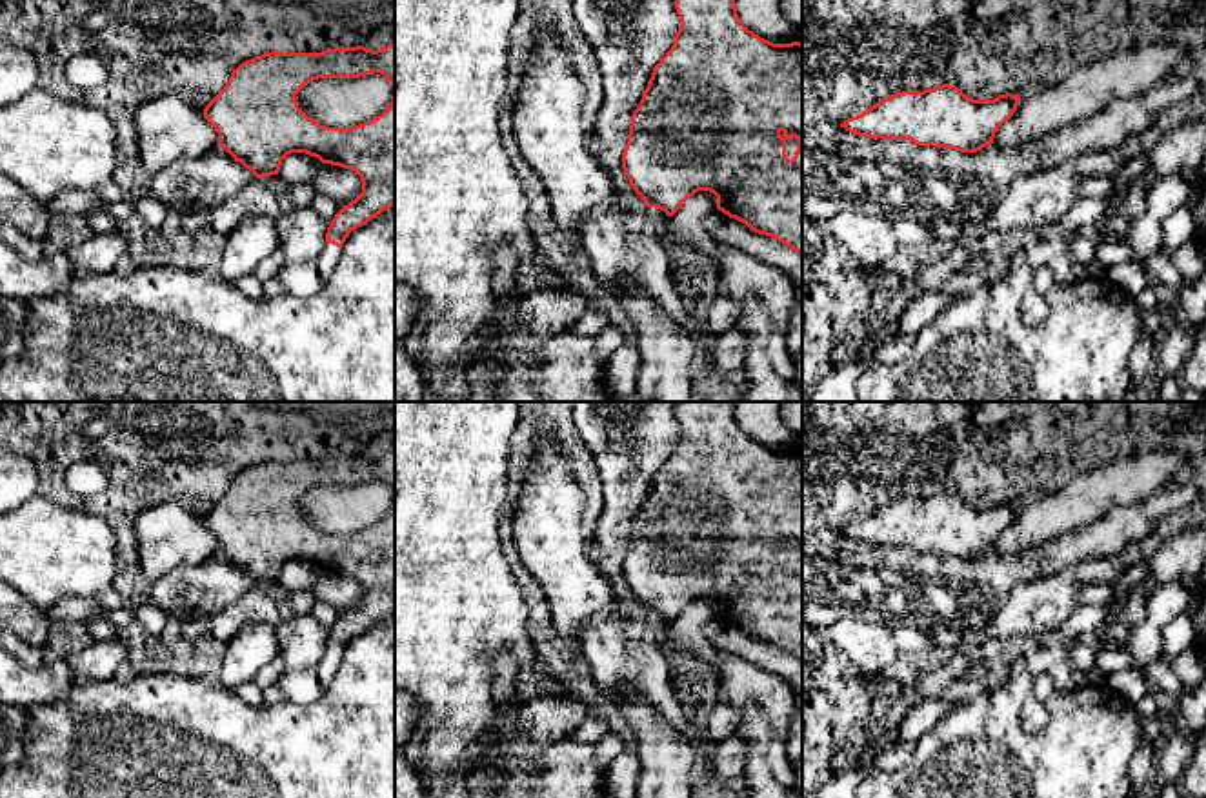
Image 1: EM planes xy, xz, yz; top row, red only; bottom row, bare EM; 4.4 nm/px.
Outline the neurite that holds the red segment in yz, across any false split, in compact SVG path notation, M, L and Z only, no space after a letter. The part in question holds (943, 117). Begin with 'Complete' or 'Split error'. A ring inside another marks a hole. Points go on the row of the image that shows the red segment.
Complete. M942 84L895 93L844 120L840 127L859 136L977 153L993 144L995 133L1013 116L1019 102L1020 96L1011 93L973 100L959 87Z

